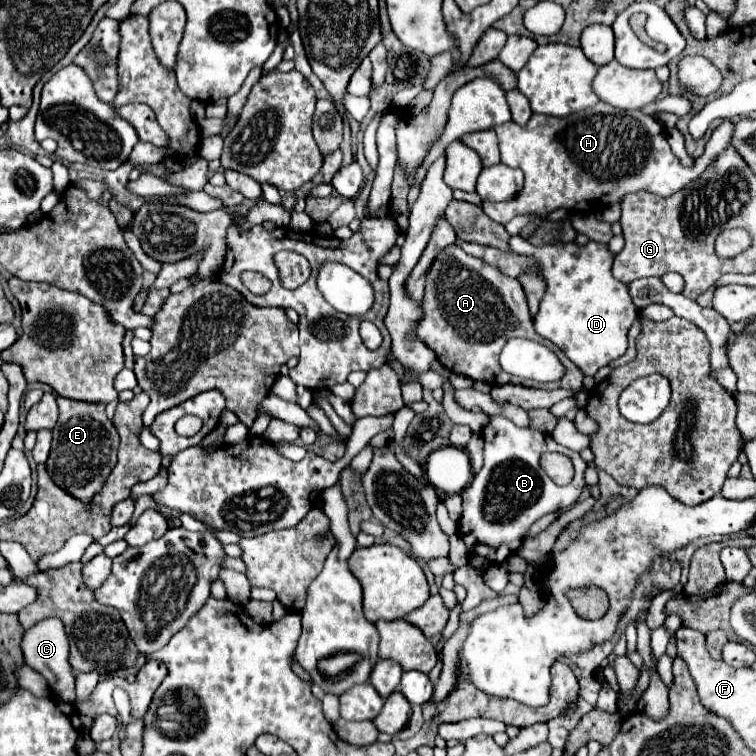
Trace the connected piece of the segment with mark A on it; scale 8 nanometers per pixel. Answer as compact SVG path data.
M458 243L446 247L430 267L428 277L426 277L424 311L426 311L426 317L418 327L418 337L436 353L438 361L448 371L470 377L472 381L486 379L484 383L500 383L500 385L512 383L512 377L506 375L498 365L498 355L510 337L532 339L532 341L538 341L542 345L554 349L554 345L548 339L540 337L534 331L528 305L524 305L524 289L522 289L520 281L504 275L500 269L496 269L494 265L488 265L486 261L482 261L478 257L466 255Z

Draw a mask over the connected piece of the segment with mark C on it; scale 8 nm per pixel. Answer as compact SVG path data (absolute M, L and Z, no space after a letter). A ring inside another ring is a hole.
M44 619L40 623L36 623L32 629L28 629L24 633L24 639L22 639L22 651L24 651L24 657L26 657L26 663L38 671L48 683L50 683L50 689L54 691L54 695L58 699L62 699L64 703L72 703L74 701L74 671L72 667L68 665L68 639L66 639L66 633L64 633L64 625L60 619Z

